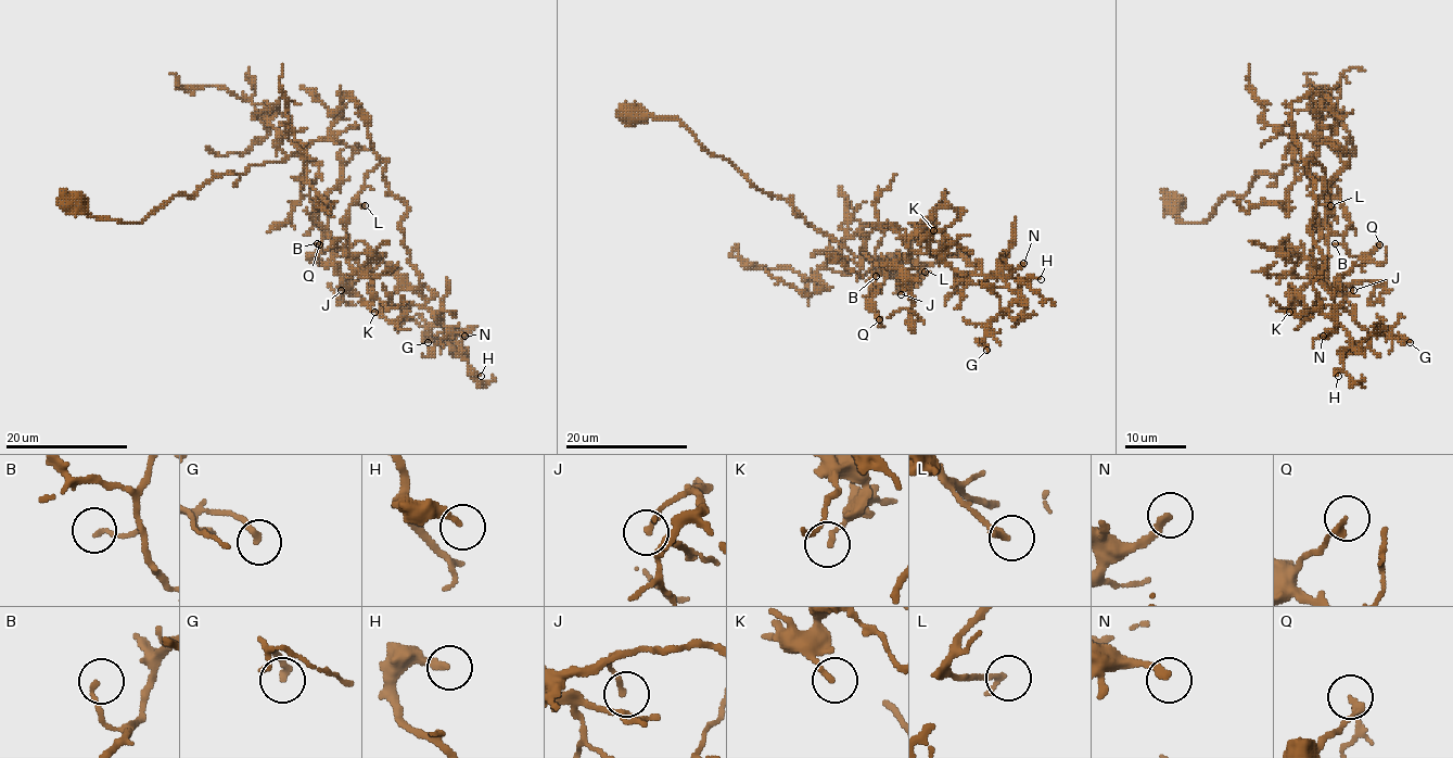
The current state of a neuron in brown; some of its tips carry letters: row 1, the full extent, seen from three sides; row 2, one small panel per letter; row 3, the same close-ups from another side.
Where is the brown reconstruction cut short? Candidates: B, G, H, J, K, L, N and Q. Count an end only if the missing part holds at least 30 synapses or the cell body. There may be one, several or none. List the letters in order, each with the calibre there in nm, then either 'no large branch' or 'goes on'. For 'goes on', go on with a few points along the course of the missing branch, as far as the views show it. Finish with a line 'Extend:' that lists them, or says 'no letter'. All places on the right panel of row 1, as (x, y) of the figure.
B: calibre 140 nm; no large branch
G: calibre 200 nm; no large branch
H: calibre 240 nm; no large branch
J: calibre 160 nm; no large branch
K: calibre 160 nm; no large branch
L: calibre 200 nm; no large branch
N: calibre 240 nm; goes on; course (1323, 336), (1314, 338), (1299, 368), (1309, 403), (1300, 399), (1281, 430), (1270, 438), (1262, 437)
Q: calibre 170 nm; no large branch
Extend: N

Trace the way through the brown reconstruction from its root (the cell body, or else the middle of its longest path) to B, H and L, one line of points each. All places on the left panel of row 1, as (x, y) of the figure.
B: (69, 202), (141, 222), (215, 178), (334, 138), (355, 153), (327, 194), (329, 227), (317, 243)
H: (69, 202), (141, 222), (302, 153), (348, 92), (408, 206), (424, 303), (481, 376)
L: (69, 202), (141, 222), (215, 178), (302, 153), (330, 134), (348, 92), (386, 160), (353, 202), (365, 205)

